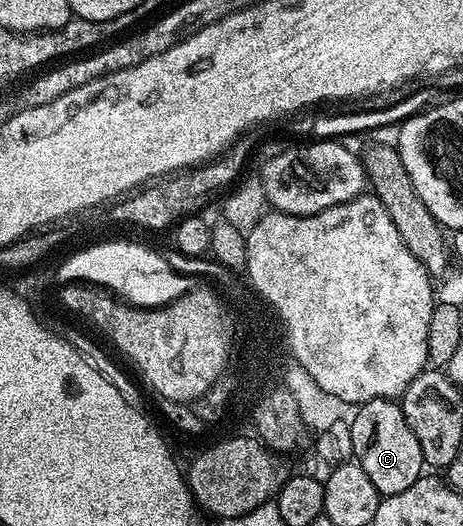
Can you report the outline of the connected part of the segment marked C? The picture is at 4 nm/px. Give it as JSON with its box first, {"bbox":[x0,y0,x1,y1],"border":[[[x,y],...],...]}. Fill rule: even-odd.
{"bbox":[349,397,424,497],"border":[[[377,397],[362,402],[353,413],[354,417],[349,418],[353,460],[362,468],[364,475],[372,479],[382,497],[408,491],[408,487],[412,487],[412,483],[423,476],[424,462],[420,443],[416,443],[416,435],[412,435],[412,427],[408,427],[408,419],[404,419],[401,404],[389,397]]]}

